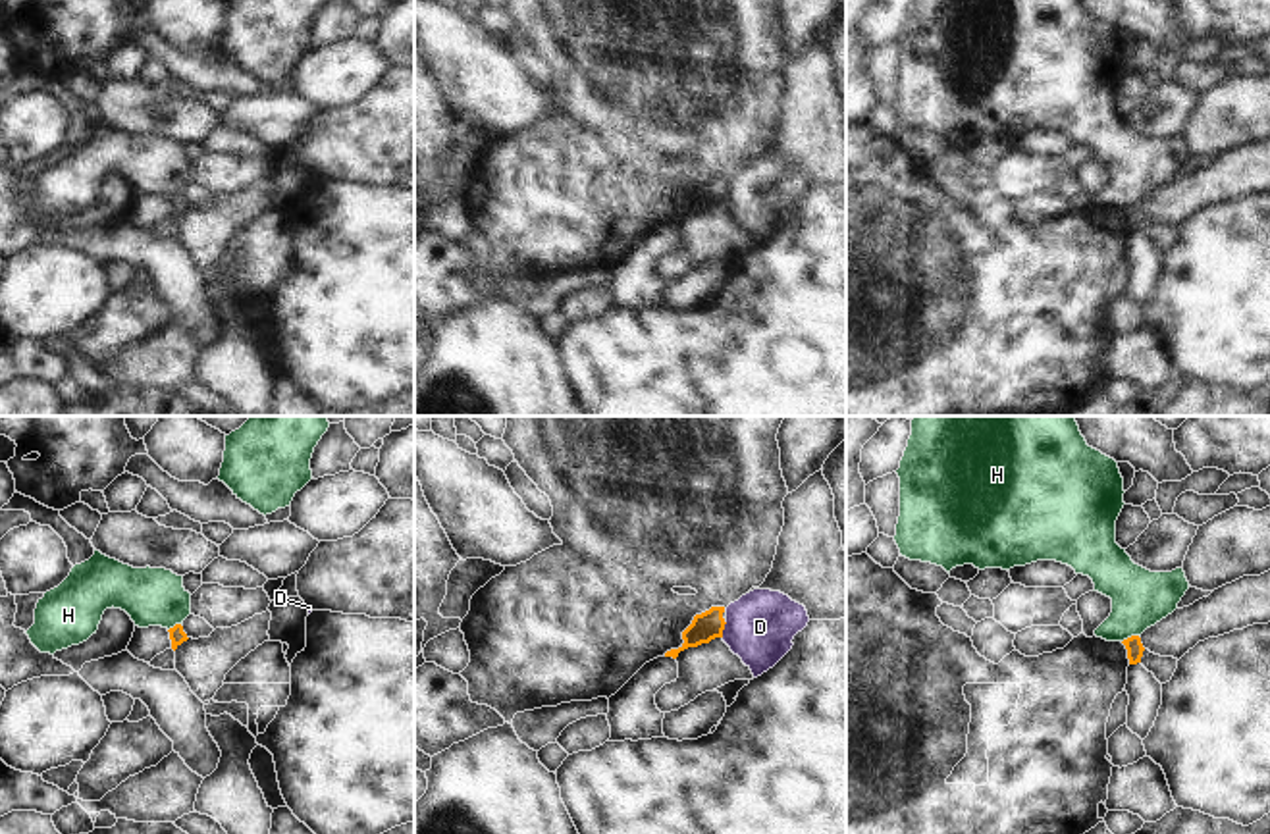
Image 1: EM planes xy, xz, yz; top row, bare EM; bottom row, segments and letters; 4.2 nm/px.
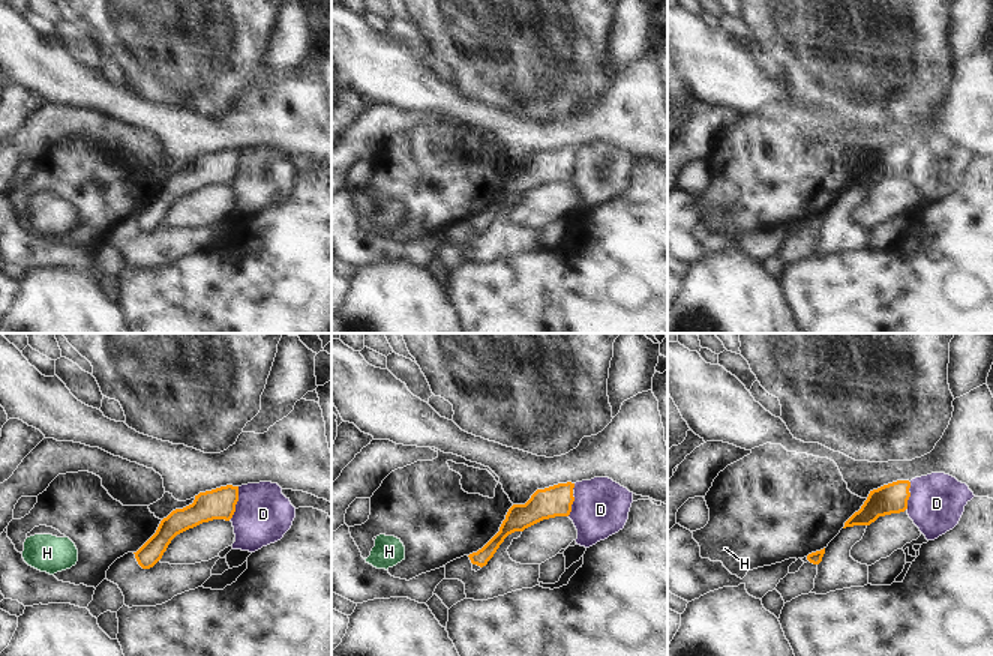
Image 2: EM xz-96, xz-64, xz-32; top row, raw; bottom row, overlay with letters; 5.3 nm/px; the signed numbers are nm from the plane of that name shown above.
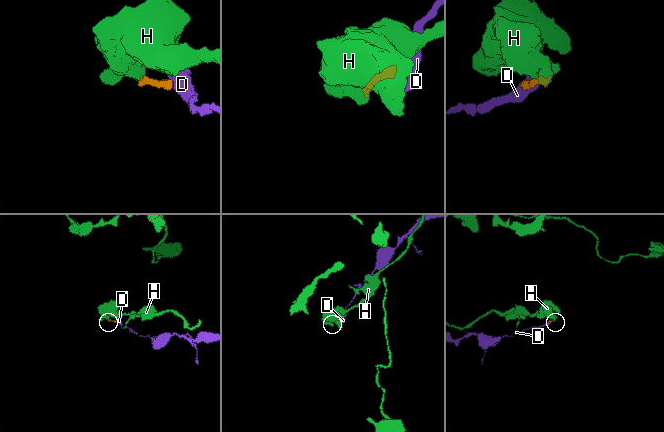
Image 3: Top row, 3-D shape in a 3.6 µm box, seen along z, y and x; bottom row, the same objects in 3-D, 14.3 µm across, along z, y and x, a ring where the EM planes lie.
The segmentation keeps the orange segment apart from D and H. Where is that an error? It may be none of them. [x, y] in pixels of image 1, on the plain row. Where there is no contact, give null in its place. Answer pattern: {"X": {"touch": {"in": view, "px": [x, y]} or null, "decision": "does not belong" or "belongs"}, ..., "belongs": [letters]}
{"D": {"touch": {"in": "xz", "px": [723, 197]}, "decision": "does not belong"}, "H": {"touch": {"in": "yz", "px": [1132, 205]}, "decision": "does not belong"}, "belongs": []}

